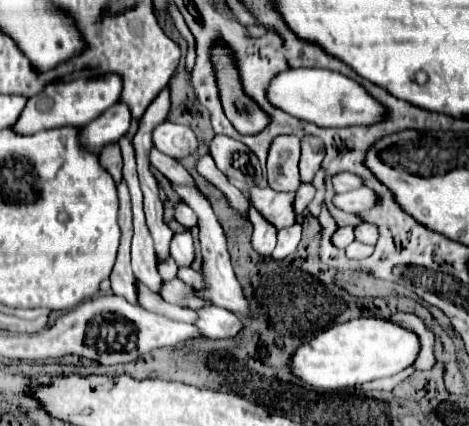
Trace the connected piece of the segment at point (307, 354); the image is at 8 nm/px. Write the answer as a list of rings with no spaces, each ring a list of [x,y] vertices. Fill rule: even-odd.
[[[359,317],[341,325],[333,325],[313,337],[309,343],[301,345],[291,359],[291,367],[295,369],[295,375],[307,385],[335,391],[395,375],[415,363],[419,349],[421,341],[415,331],[391,319]]]

